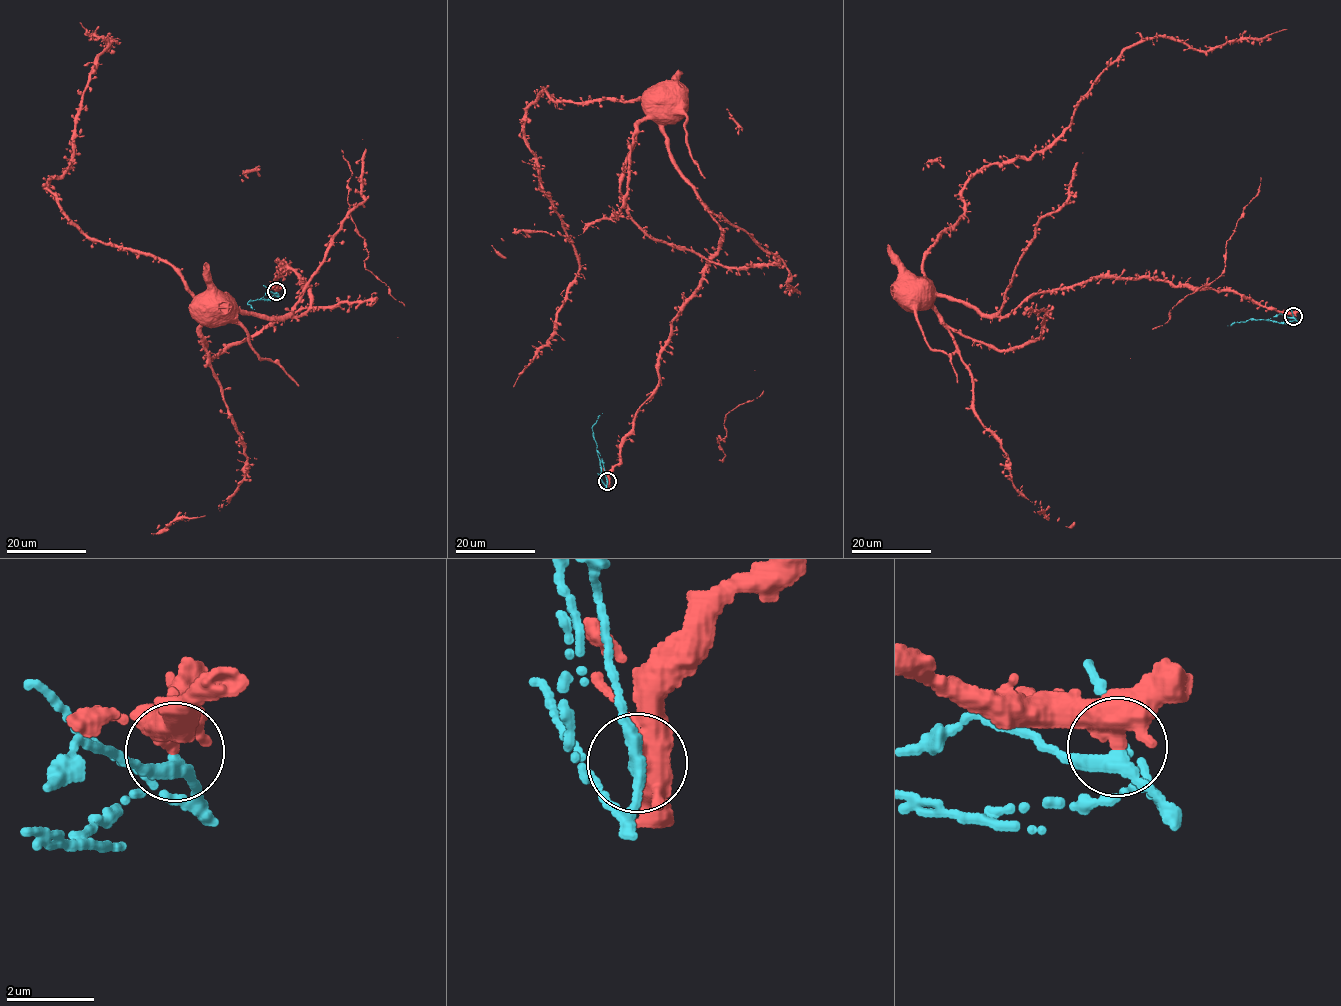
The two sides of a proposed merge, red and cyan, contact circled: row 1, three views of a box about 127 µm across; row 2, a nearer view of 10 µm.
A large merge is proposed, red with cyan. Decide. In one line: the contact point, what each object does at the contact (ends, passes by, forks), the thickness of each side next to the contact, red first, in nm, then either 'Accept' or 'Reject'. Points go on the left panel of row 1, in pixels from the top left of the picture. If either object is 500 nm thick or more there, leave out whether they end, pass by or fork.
Place: (276, 291). At the ring red passes by. At the ring cyan passes by. Thickness 380 nm (red) against 300 nm. Reject

